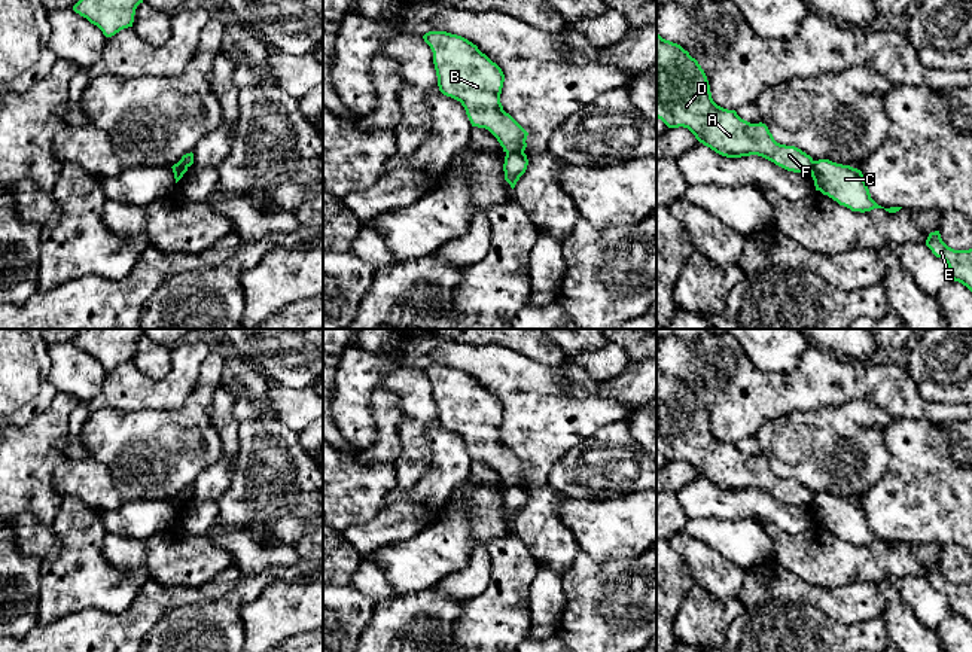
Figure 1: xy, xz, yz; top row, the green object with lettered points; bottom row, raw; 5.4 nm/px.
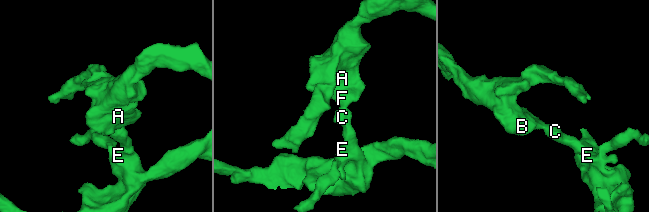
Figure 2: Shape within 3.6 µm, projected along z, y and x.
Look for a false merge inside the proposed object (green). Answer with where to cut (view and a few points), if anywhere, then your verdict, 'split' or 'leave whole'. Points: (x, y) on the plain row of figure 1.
cut xz (523, 486), (506, 487); split

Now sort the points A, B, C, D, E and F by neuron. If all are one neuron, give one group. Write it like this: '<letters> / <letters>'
A B D F / C E

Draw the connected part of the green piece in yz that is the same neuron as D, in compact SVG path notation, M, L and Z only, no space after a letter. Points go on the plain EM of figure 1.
M656 366L656 451L668 461L688 461L726 491L758 488L793 506L811 506L814 494L795 479L780 478L762 456L750 457L717 439L698 394Z

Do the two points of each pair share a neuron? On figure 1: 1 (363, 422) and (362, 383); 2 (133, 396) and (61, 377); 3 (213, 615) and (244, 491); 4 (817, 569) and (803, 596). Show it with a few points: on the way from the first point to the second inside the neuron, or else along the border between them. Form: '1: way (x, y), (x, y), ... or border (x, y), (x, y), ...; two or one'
1: way (362, 413), (362, 392); one
2: border (107, 371), (101, 390), (87, 402); two
3: way (256, 582), (302, 560), (291, 515); one
4: border (780, 563), (810, 584), (843, 588); two

